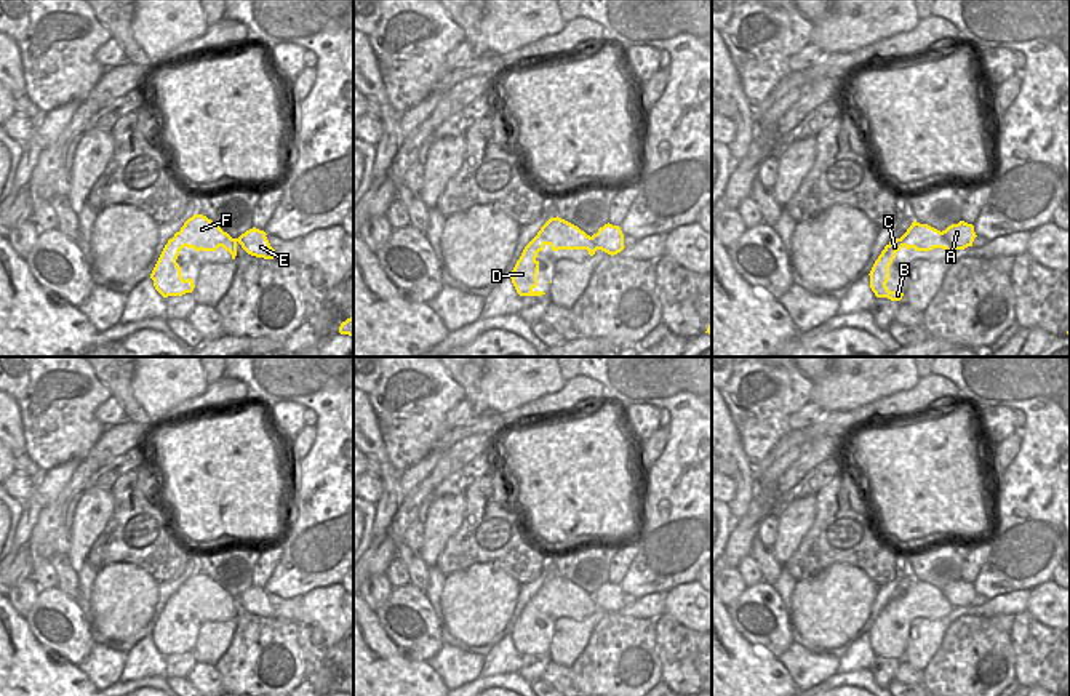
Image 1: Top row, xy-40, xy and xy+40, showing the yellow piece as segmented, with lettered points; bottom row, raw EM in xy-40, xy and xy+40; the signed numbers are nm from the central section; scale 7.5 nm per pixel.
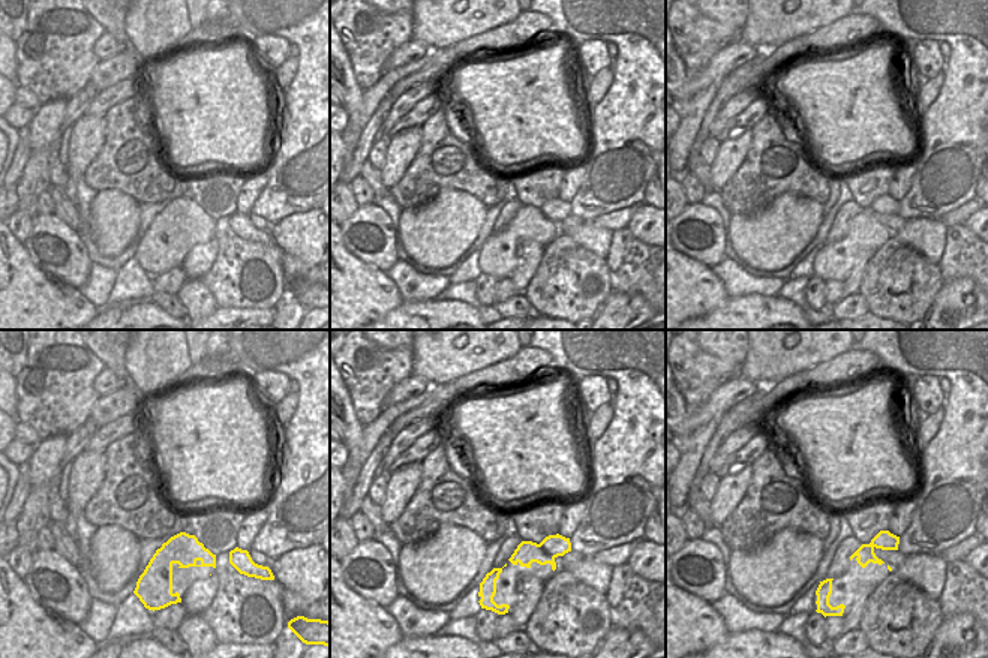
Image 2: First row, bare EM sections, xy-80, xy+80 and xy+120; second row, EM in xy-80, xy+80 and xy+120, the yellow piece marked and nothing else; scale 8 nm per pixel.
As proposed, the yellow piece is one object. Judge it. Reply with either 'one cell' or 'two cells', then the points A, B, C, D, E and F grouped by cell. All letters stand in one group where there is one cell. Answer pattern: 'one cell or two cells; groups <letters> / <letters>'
two cells; groups A E / B C D F

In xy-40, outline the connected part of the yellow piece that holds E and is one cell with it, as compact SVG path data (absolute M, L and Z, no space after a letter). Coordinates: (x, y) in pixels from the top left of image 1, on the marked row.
M256 227L246 230L242 234L237 242L242 245L242 248L256 258L264 259L273 259L275 250L270 246L264 230L259 230Z

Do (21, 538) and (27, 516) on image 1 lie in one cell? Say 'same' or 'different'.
same

